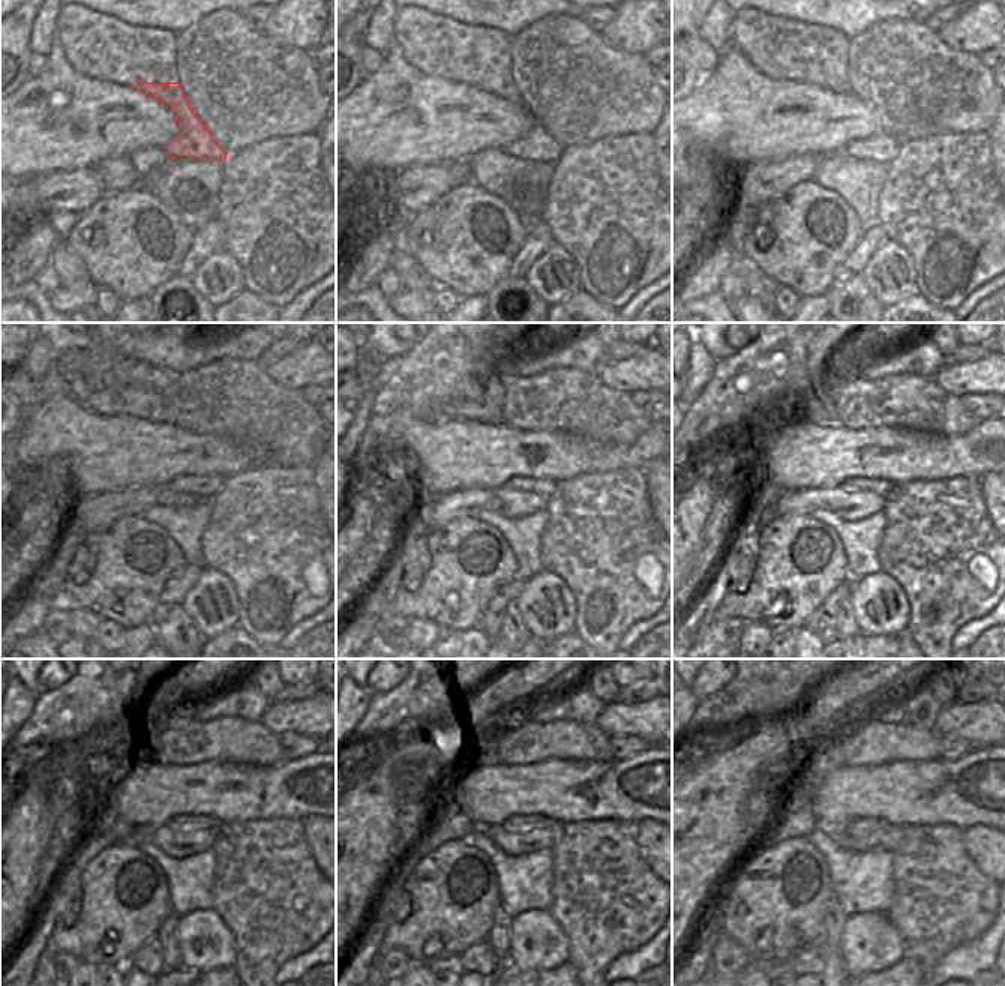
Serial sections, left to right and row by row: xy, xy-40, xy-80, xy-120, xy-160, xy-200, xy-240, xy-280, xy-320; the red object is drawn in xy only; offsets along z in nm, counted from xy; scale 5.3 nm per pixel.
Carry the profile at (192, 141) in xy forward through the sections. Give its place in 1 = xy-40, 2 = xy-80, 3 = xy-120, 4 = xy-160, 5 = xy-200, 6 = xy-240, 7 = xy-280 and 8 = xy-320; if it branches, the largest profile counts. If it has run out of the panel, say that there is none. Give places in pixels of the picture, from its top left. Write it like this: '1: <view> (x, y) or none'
1: xy-40 (537, 144)
2: xy-80 (882, 147)
3: xy-120 (203, 486)
4: xy-160 (542, 486)
5: xy-200 (881, 486)
6: xy-240 (180, 821)
7: xy-280 (518, 823)
8: xy-320 (861, 826)

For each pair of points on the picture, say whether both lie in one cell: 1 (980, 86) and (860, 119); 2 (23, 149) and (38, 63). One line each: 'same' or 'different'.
1: different
2: different

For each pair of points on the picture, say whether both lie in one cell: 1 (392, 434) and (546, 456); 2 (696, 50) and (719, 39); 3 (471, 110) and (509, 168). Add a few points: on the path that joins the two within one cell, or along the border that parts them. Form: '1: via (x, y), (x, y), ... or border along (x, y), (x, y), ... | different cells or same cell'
1: via (431, 450), (434, 453), (507, 453) | same cell
2: border along (698, 29), (699, 35), (716, 51) | different cells
3: border along (501, 147), (477, 150), (468, 159) | different cells

